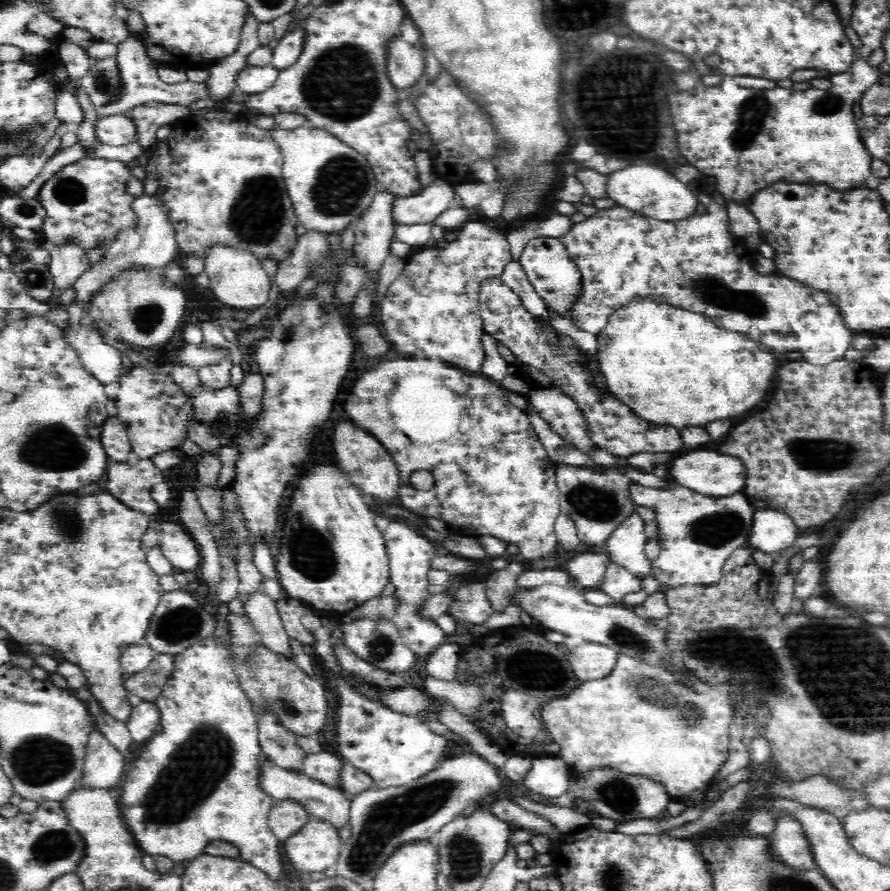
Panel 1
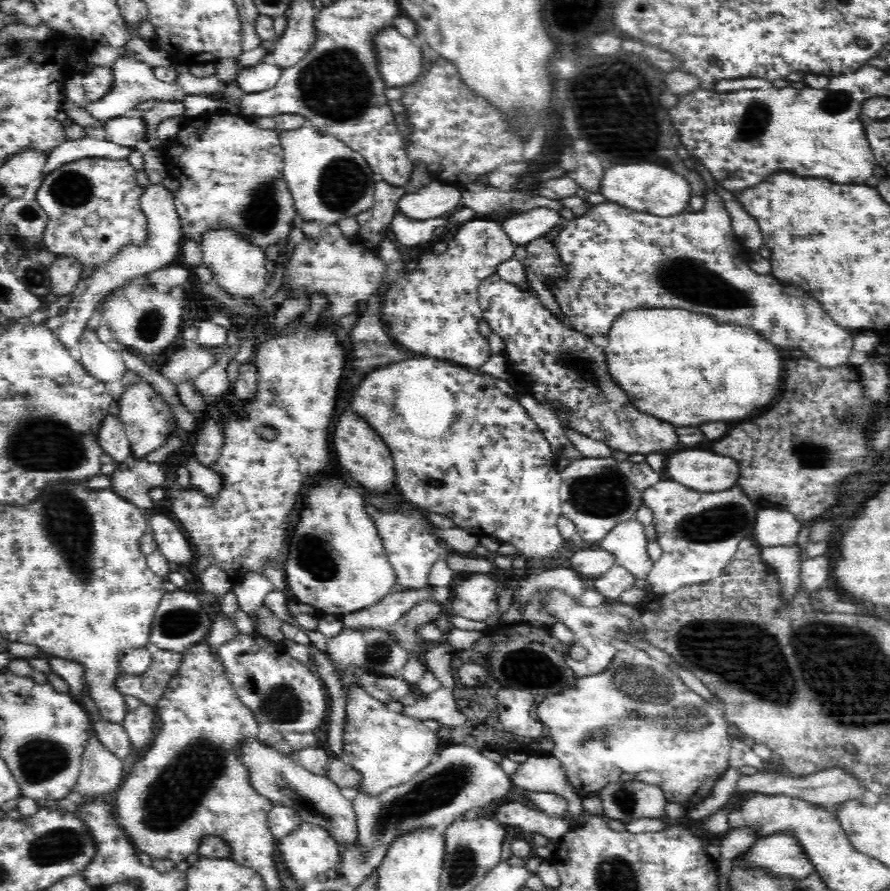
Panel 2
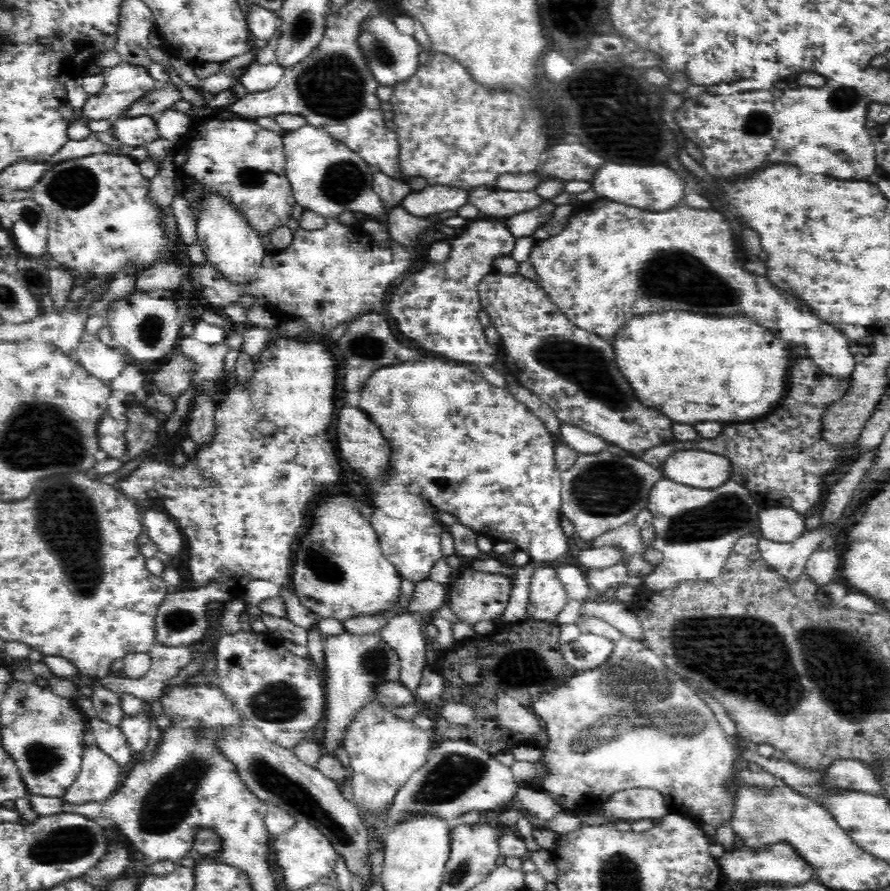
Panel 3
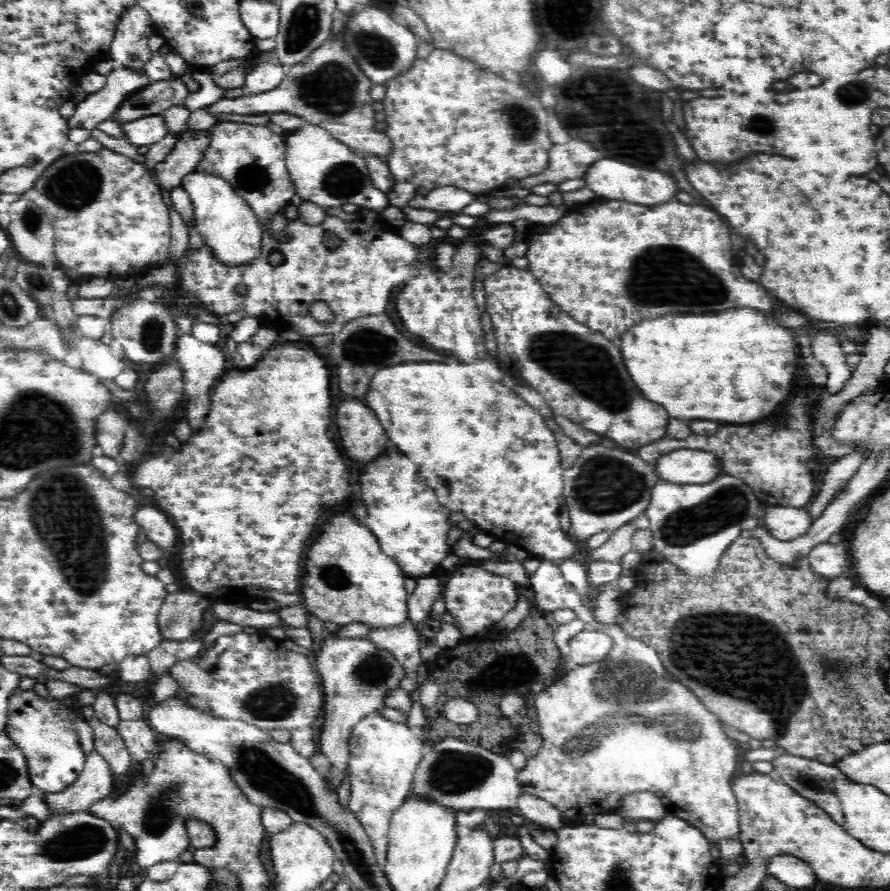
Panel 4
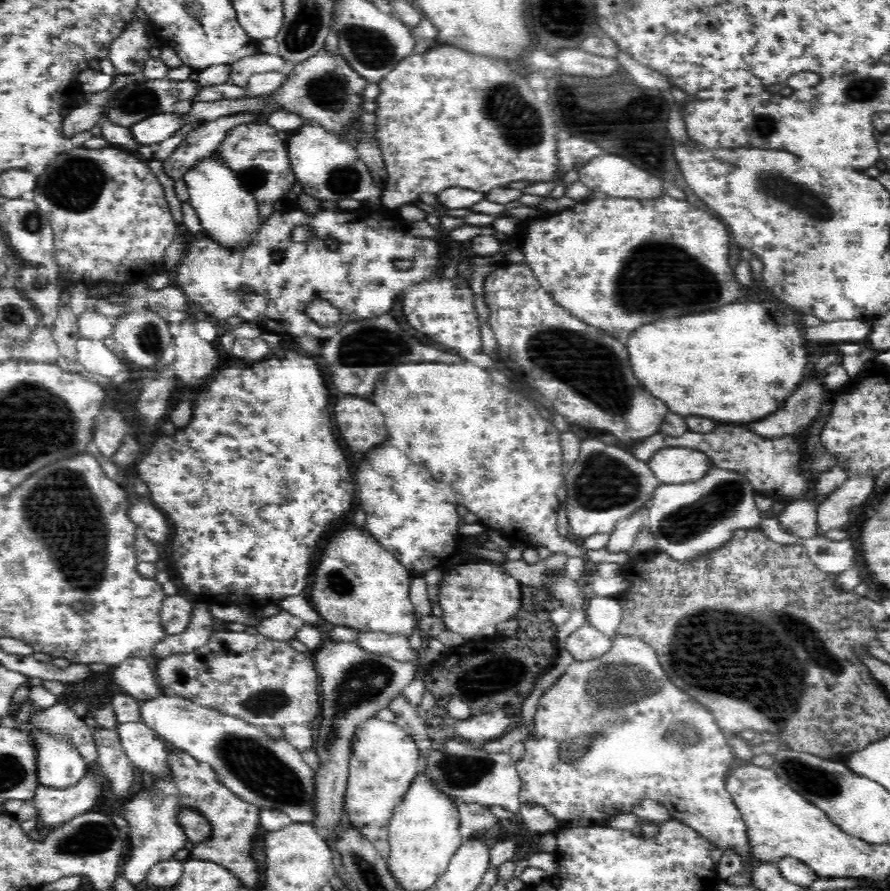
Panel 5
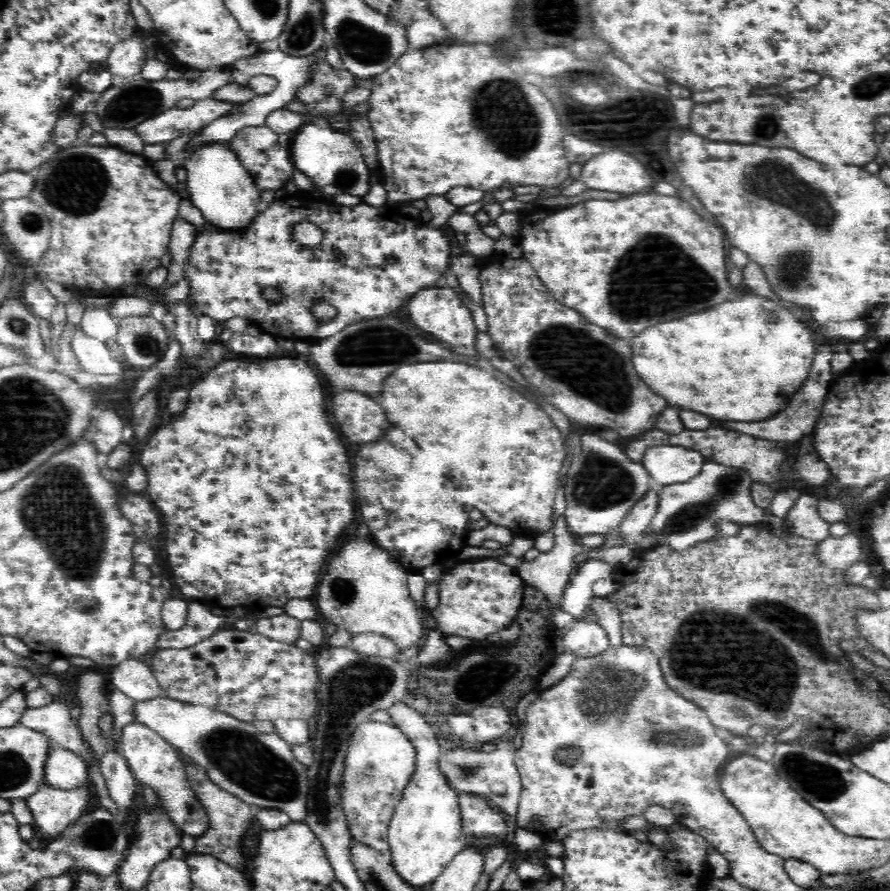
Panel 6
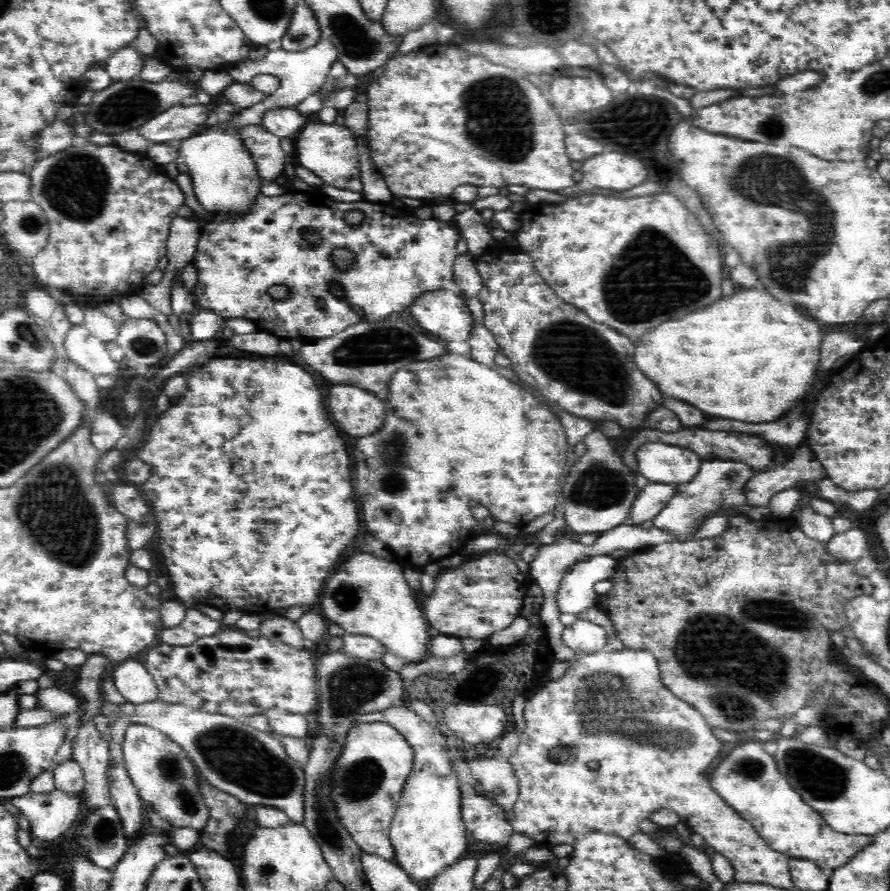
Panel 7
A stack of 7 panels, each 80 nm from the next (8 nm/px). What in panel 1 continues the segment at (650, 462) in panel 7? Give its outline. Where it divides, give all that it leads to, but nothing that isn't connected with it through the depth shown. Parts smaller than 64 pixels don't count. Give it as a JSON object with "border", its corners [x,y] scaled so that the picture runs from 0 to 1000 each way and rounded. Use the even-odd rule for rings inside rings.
{"border":[[[775,505],[751,519],[752,534],[755,541],[769,544],[789,556],[820,557],[831,554],[839,539],[836,520],[826,512],[798,507],[798,505]]]}

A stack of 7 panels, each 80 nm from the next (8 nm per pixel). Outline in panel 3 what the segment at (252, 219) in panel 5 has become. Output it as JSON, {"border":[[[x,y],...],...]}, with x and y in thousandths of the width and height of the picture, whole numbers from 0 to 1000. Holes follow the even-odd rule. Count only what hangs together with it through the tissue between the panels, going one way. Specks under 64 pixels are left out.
{"border":[[[234,219],[228,224],[228,241],[225,241],[221,251],[221,272],[227,277],[234,294],[238,300],[252,309],[258,318],[279,318],[287,316],[287,310],[296,296],[299,274],[294,273],[292,264],[279,254],[279,248],[270,237],[261,237],[256,228],[252,228],[252,221]]]}

